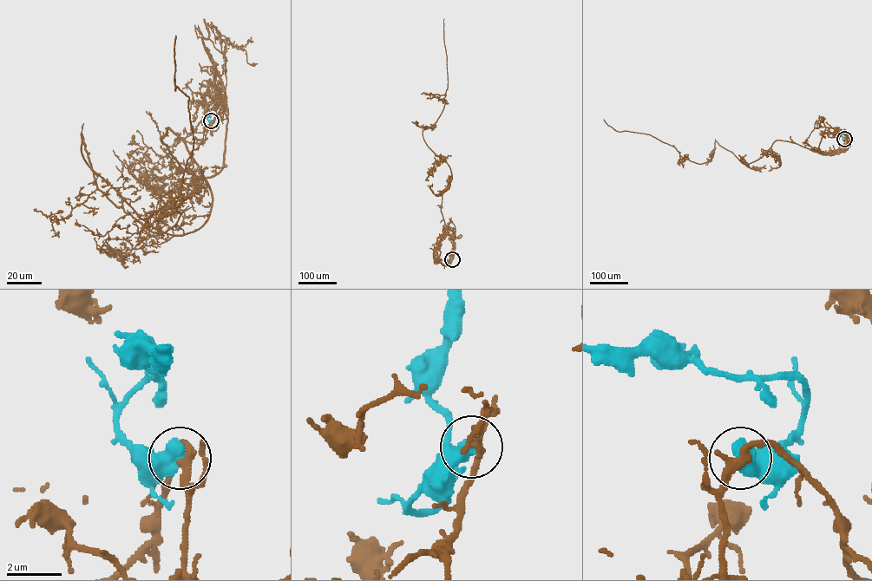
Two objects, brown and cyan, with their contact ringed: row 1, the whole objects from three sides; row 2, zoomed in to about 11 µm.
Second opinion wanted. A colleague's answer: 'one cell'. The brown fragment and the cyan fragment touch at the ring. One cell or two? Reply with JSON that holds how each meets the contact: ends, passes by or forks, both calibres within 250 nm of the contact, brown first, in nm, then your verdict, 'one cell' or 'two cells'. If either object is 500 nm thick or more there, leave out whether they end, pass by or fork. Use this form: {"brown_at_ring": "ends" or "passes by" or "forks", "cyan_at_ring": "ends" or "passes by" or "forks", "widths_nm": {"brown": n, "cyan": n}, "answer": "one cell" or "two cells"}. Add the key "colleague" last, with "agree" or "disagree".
{"widths_nm": {"brown": 300, "cyan": 700}, "answer": "one cell", "colleague": "agree"}

